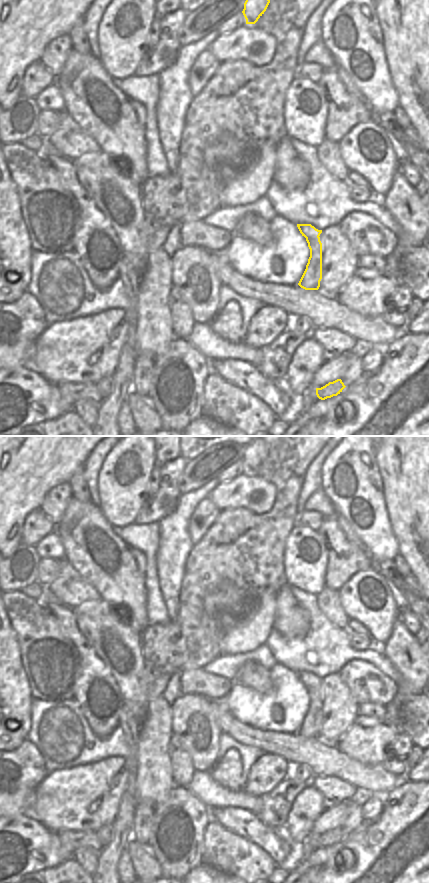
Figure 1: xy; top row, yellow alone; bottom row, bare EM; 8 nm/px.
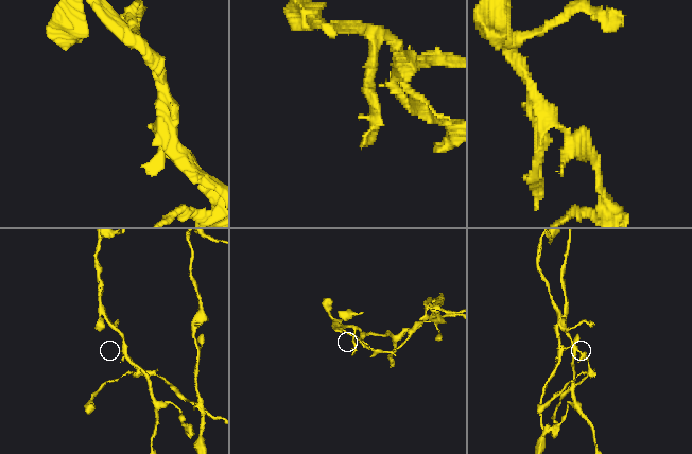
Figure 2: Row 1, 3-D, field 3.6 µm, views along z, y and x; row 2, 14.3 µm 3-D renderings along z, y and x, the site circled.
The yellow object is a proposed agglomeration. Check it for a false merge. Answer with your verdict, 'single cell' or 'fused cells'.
fused cells

